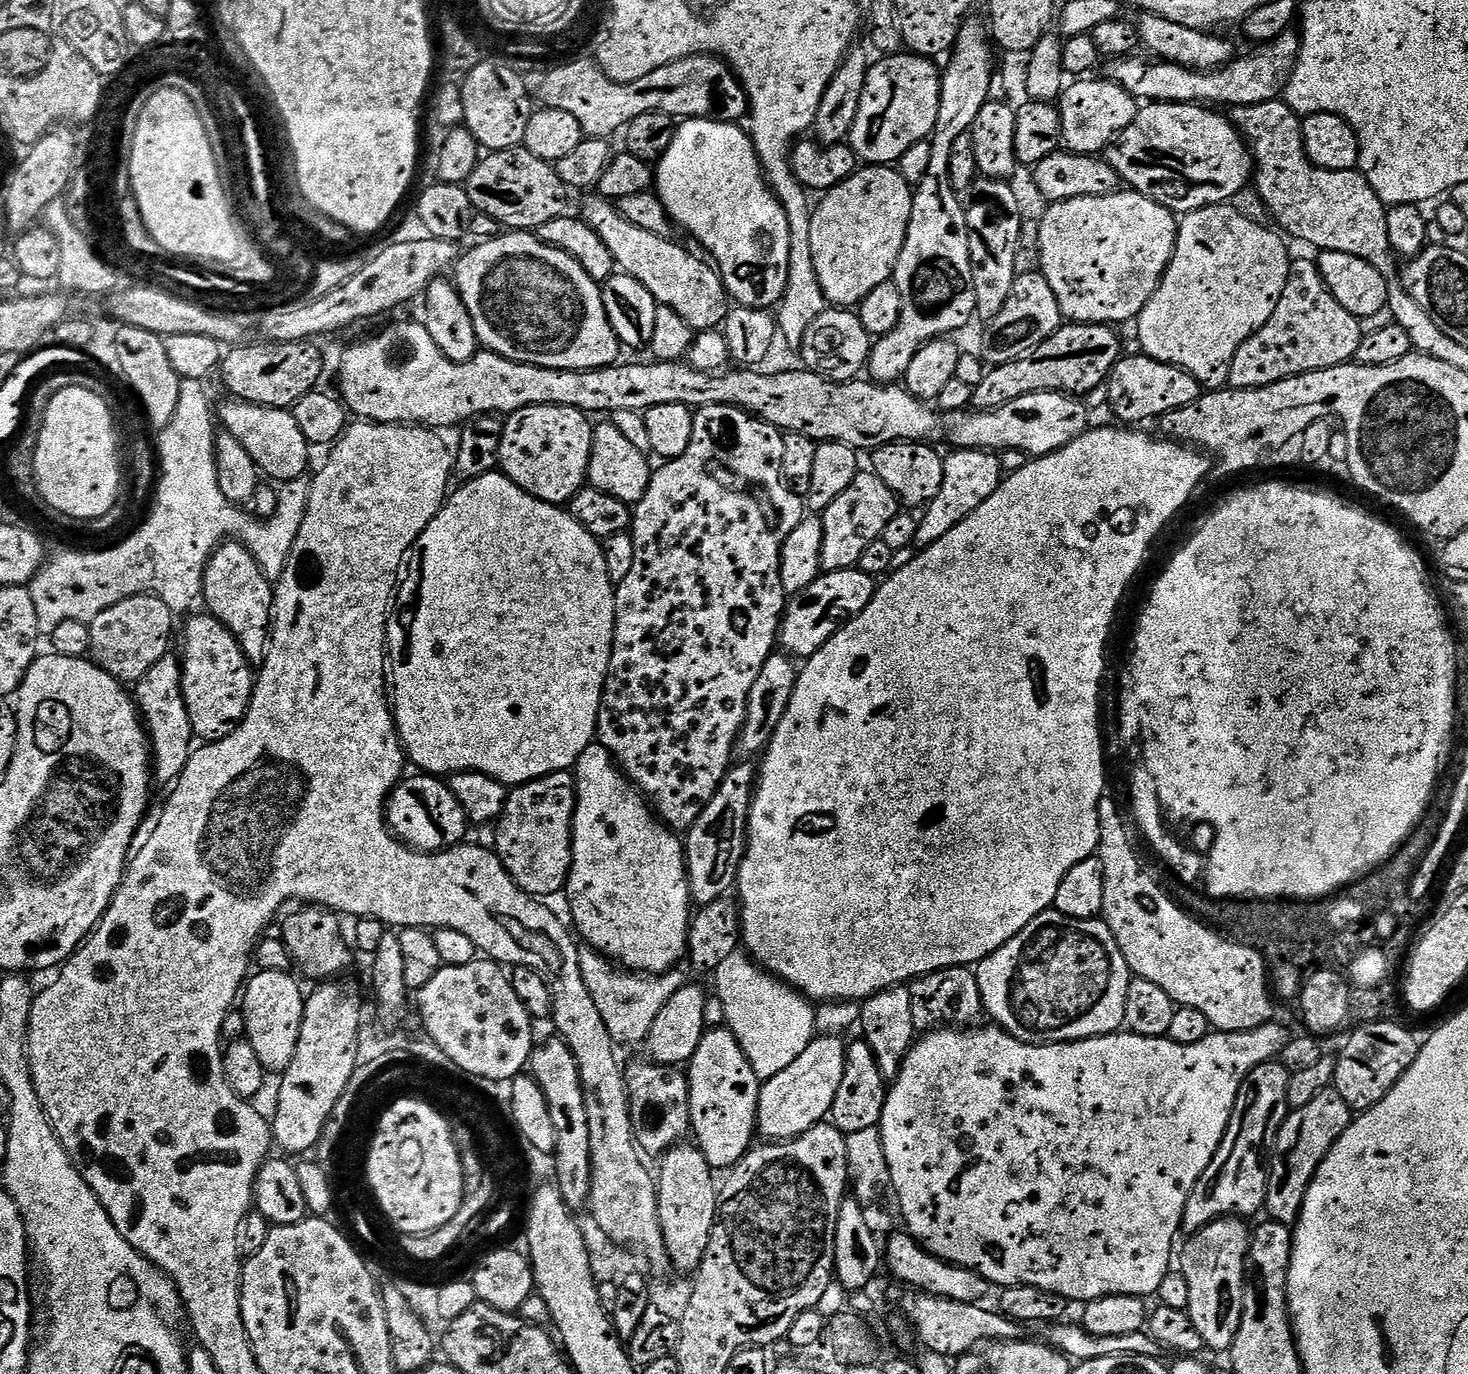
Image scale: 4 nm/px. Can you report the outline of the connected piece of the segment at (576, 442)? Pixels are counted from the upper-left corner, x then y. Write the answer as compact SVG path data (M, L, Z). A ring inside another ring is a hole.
M535 404L511 413L503 421L500 433L499 471L529 492L534 498L544 500L547 504L567 505L579 488L585 487L588 480L588 459L592 456L593 425L588 425L589 417L576 408L558 406L557 404Z

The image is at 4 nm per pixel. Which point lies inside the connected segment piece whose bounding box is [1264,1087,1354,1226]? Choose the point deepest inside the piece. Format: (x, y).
(1305, 1137)

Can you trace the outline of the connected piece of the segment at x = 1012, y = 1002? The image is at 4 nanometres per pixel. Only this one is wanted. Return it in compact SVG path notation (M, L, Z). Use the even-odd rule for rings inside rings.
M1049 910L1038 914L1021 930L1010 942L1006 942L994 954L990 954L986 959L975 965L978 986L981 988L981 1002L983 1011L989 1016L992 1015L997 1025L1009 1032L1014 1038L1018 1038L1027 1044L1065 1044L1071 1040L1088 1040L1091 1036L1109 1036L1112 1032L1121 1031L1125 1027L1124 1015L1126 1014L1126 994L1128 993L1128 984L1134 978L1128 971L1128 963L1118 950L1118 942L1114 942L1114 934L1104 925L1103 919L1079 920L1070 918L1066 914L1055 910Z

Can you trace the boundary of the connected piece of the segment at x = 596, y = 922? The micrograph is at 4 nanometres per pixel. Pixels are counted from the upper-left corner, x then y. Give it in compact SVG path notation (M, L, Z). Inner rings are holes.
M593 742L582 750L574 765L576 778L576 809L572 815L572 865L568 871L566 897L568 908L572 911L571 923L576 923L575 931L580 931L579 939L587 947L595 949L609 961L615 962L621 969L635 973L663 973L677 967L679 960L685 959L688 950L688 926L694 915L692 892L688 888L688 867L684 861L684 845L681 837L667 824L654 815L653 809L646 803L645 797L630 783L627 775L618 767L612 755L599 742Z

